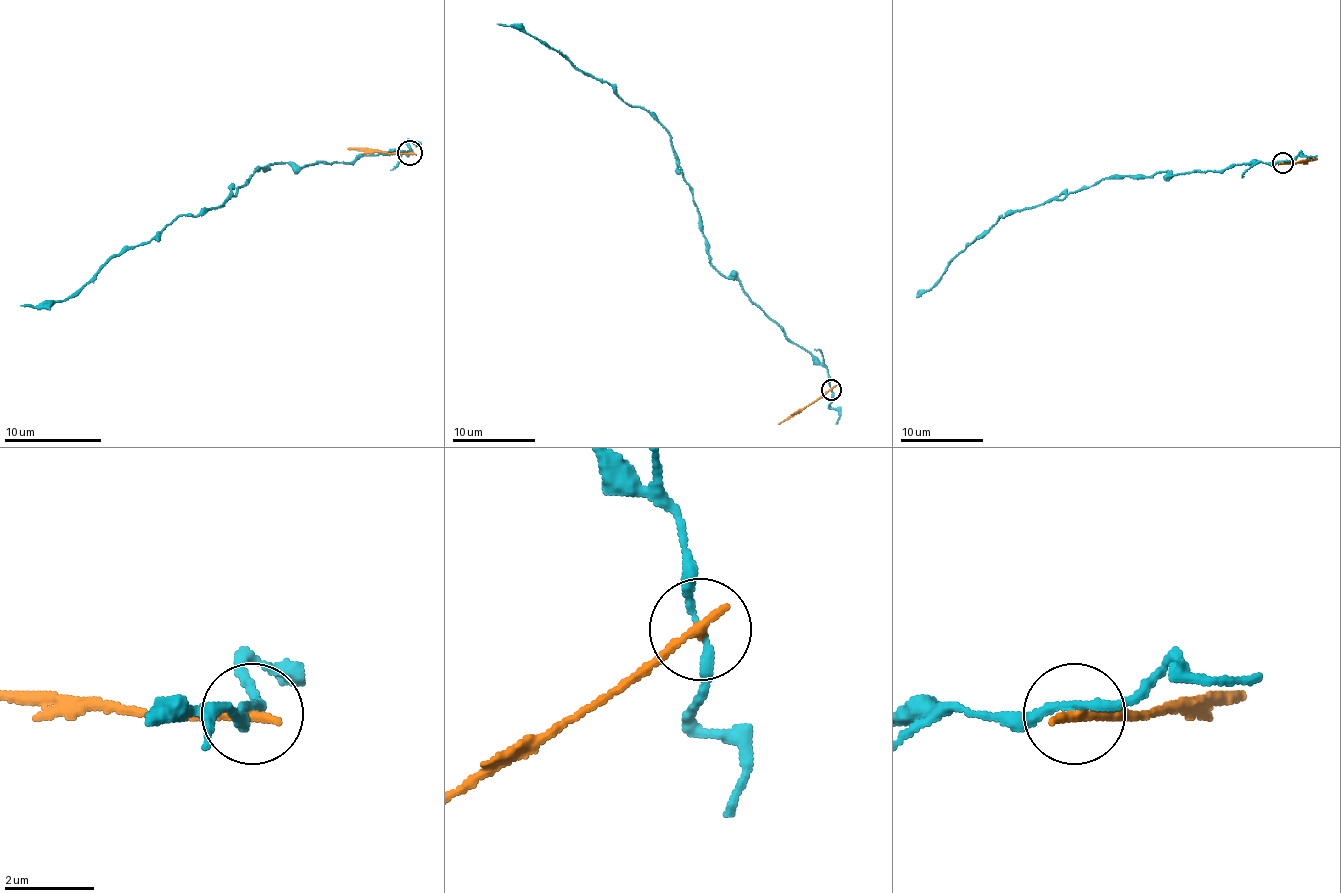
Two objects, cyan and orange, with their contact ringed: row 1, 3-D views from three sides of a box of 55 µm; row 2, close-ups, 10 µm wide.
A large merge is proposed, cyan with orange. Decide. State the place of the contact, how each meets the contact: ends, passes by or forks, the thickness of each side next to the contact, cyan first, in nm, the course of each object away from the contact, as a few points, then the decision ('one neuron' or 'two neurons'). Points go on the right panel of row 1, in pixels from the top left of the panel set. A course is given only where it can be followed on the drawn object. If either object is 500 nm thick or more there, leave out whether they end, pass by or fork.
at (1282, 163); cyan passes by; orange ends there; 180 nm thick on the cyan side, 240 nm on the other; cyan runs (1283, 162), (1110, 177), (999, 216), (931, 287), (916, 293); orange runs (1283, 162), (1303, 162), (1316, 158); two neurons

